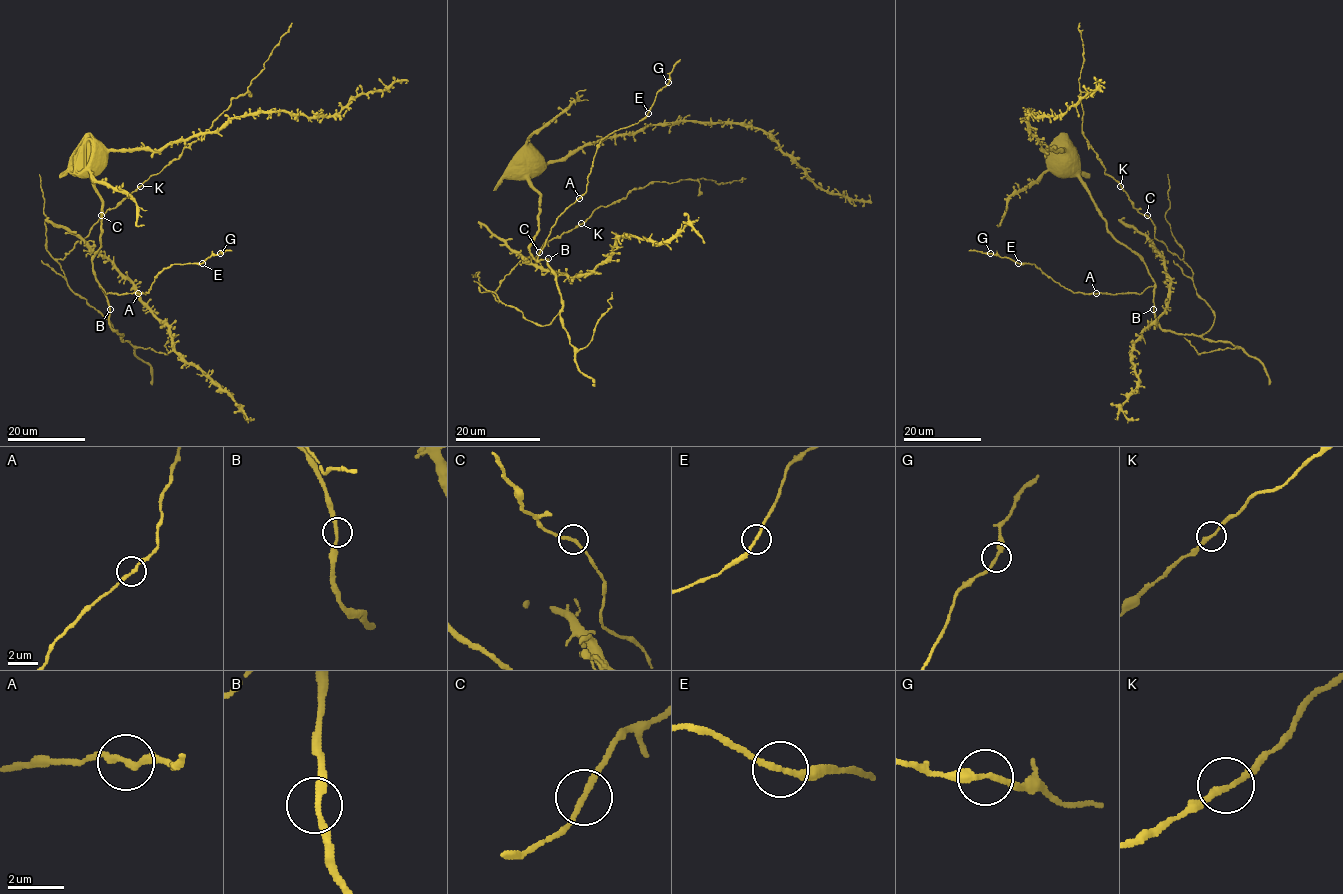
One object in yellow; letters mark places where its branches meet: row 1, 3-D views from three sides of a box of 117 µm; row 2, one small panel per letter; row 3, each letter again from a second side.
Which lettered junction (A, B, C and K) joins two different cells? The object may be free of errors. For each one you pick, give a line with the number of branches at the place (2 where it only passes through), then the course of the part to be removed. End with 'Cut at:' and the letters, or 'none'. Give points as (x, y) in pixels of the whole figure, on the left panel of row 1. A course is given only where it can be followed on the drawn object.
Cut at: none

